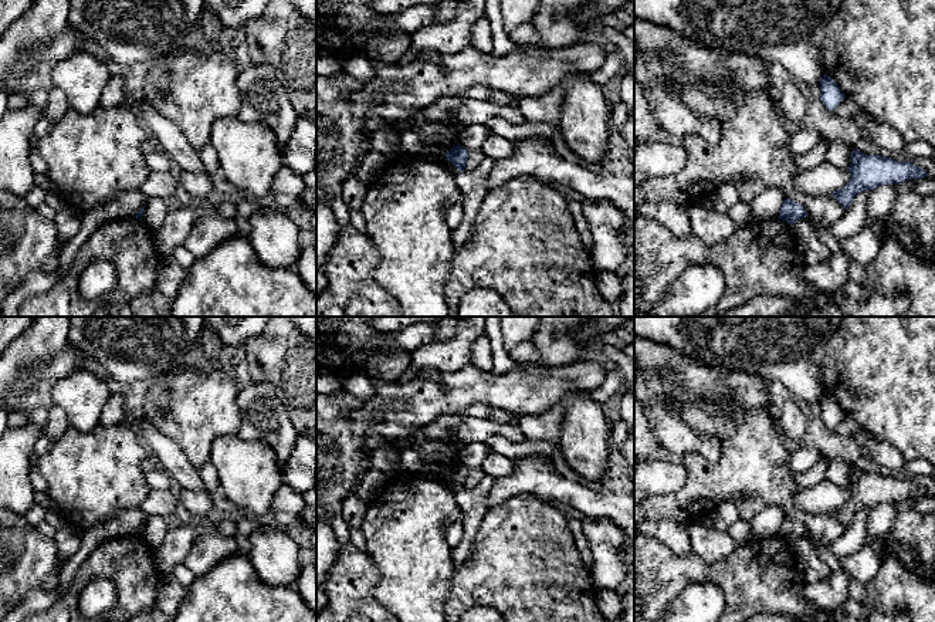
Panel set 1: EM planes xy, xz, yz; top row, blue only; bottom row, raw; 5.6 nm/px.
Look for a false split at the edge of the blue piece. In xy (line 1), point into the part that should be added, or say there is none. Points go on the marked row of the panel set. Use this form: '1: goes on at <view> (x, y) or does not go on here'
1: does not go on here

